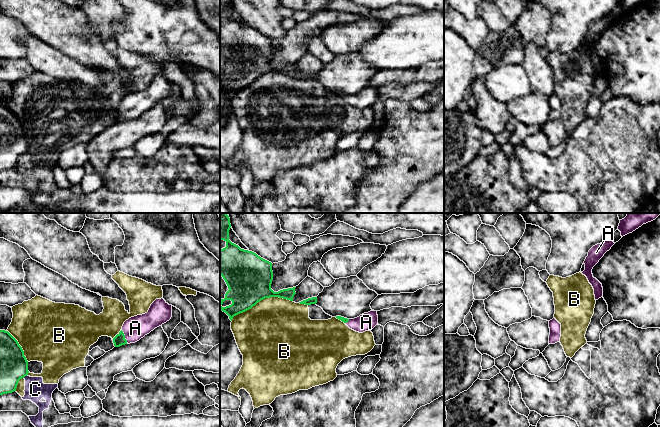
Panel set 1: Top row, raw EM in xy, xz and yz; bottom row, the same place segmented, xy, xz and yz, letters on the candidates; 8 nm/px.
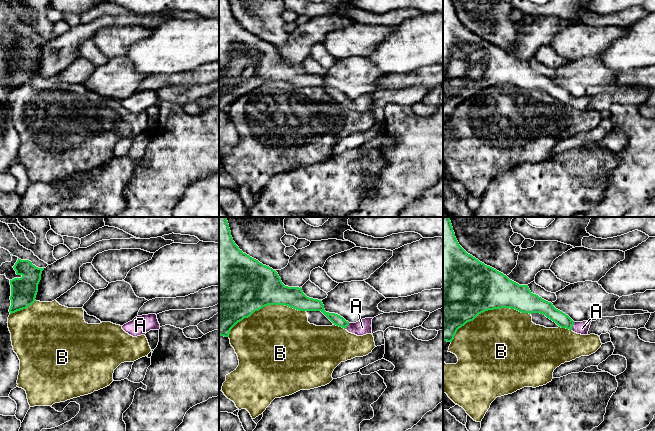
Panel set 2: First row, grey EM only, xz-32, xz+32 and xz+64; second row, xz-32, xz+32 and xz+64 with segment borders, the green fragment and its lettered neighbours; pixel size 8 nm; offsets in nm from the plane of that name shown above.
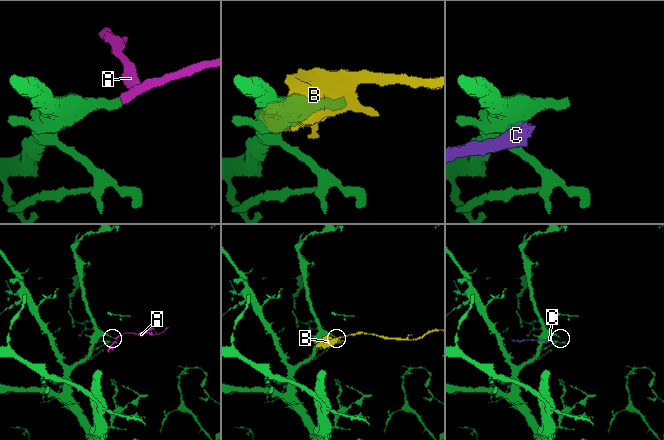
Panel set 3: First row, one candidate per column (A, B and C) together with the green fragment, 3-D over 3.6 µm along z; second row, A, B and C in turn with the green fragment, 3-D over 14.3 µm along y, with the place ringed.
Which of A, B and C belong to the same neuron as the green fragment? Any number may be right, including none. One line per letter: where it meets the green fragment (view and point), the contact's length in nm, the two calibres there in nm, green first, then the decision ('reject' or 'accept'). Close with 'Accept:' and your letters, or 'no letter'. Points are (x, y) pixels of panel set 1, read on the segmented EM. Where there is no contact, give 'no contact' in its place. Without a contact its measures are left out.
A: xy (124, 336) | 120 nm | 90/190 nm | accept
B: xz (261, 299) | 500 nm | 360/480 nm | reject
C: xy (25, 375) | 50 nm | 220/170 nm | reject
Accept: A

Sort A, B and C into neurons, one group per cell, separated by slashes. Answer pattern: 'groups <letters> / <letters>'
groups A / B C

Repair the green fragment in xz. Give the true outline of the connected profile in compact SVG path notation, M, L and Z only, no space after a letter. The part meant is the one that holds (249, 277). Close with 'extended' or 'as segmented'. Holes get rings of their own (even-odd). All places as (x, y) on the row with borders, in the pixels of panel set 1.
M220 213L220 240L226 242L226 247L220 248L220 275L229 289L225 294L225 298L220 299L220 311L225 312L232 321L234 316L251 309L265 298L279 297L293 301L296 287L274 292L271 289L273 280L272 263L261 258L256 253L241 249L238 245L232 243L229 240L230 228L229 216L227 213Z | as segmented

